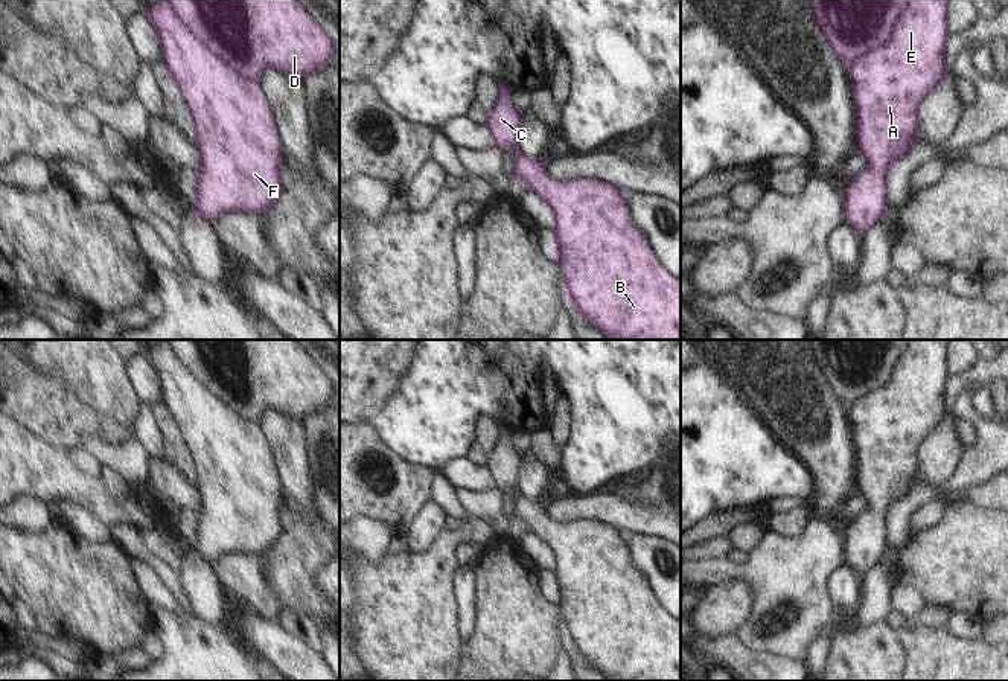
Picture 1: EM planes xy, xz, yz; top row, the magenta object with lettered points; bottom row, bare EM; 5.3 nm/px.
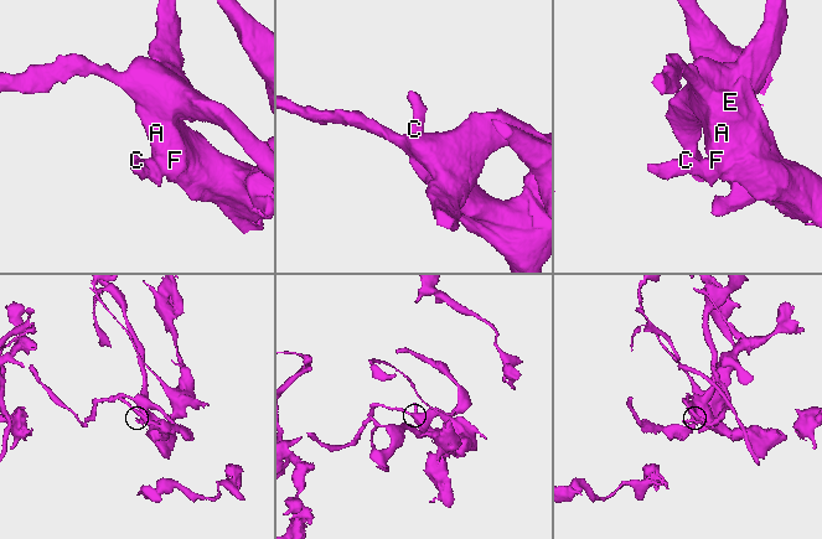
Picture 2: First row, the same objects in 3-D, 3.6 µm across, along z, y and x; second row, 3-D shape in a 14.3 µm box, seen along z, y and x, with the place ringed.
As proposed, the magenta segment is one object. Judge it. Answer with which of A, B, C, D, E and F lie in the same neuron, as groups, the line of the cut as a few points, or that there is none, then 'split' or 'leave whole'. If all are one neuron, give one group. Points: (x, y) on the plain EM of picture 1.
groups A B C D E F; cut none; leave whole

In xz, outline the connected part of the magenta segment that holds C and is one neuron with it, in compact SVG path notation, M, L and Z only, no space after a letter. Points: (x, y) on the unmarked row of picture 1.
M499 422L499 439L489 452L486 468L496 488L515 491L516 526L536 533L556 559L553 574L557 608L565 615L566 643L609 681L681 681L681 622L664 609L641 573L632 565L623 533L600 521L554 521L544 504L527 500L518 491L521 454L510 445L515 431Z

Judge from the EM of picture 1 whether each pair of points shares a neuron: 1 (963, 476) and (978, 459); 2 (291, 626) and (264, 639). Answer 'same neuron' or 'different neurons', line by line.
1: same neuron
2: different neurons

